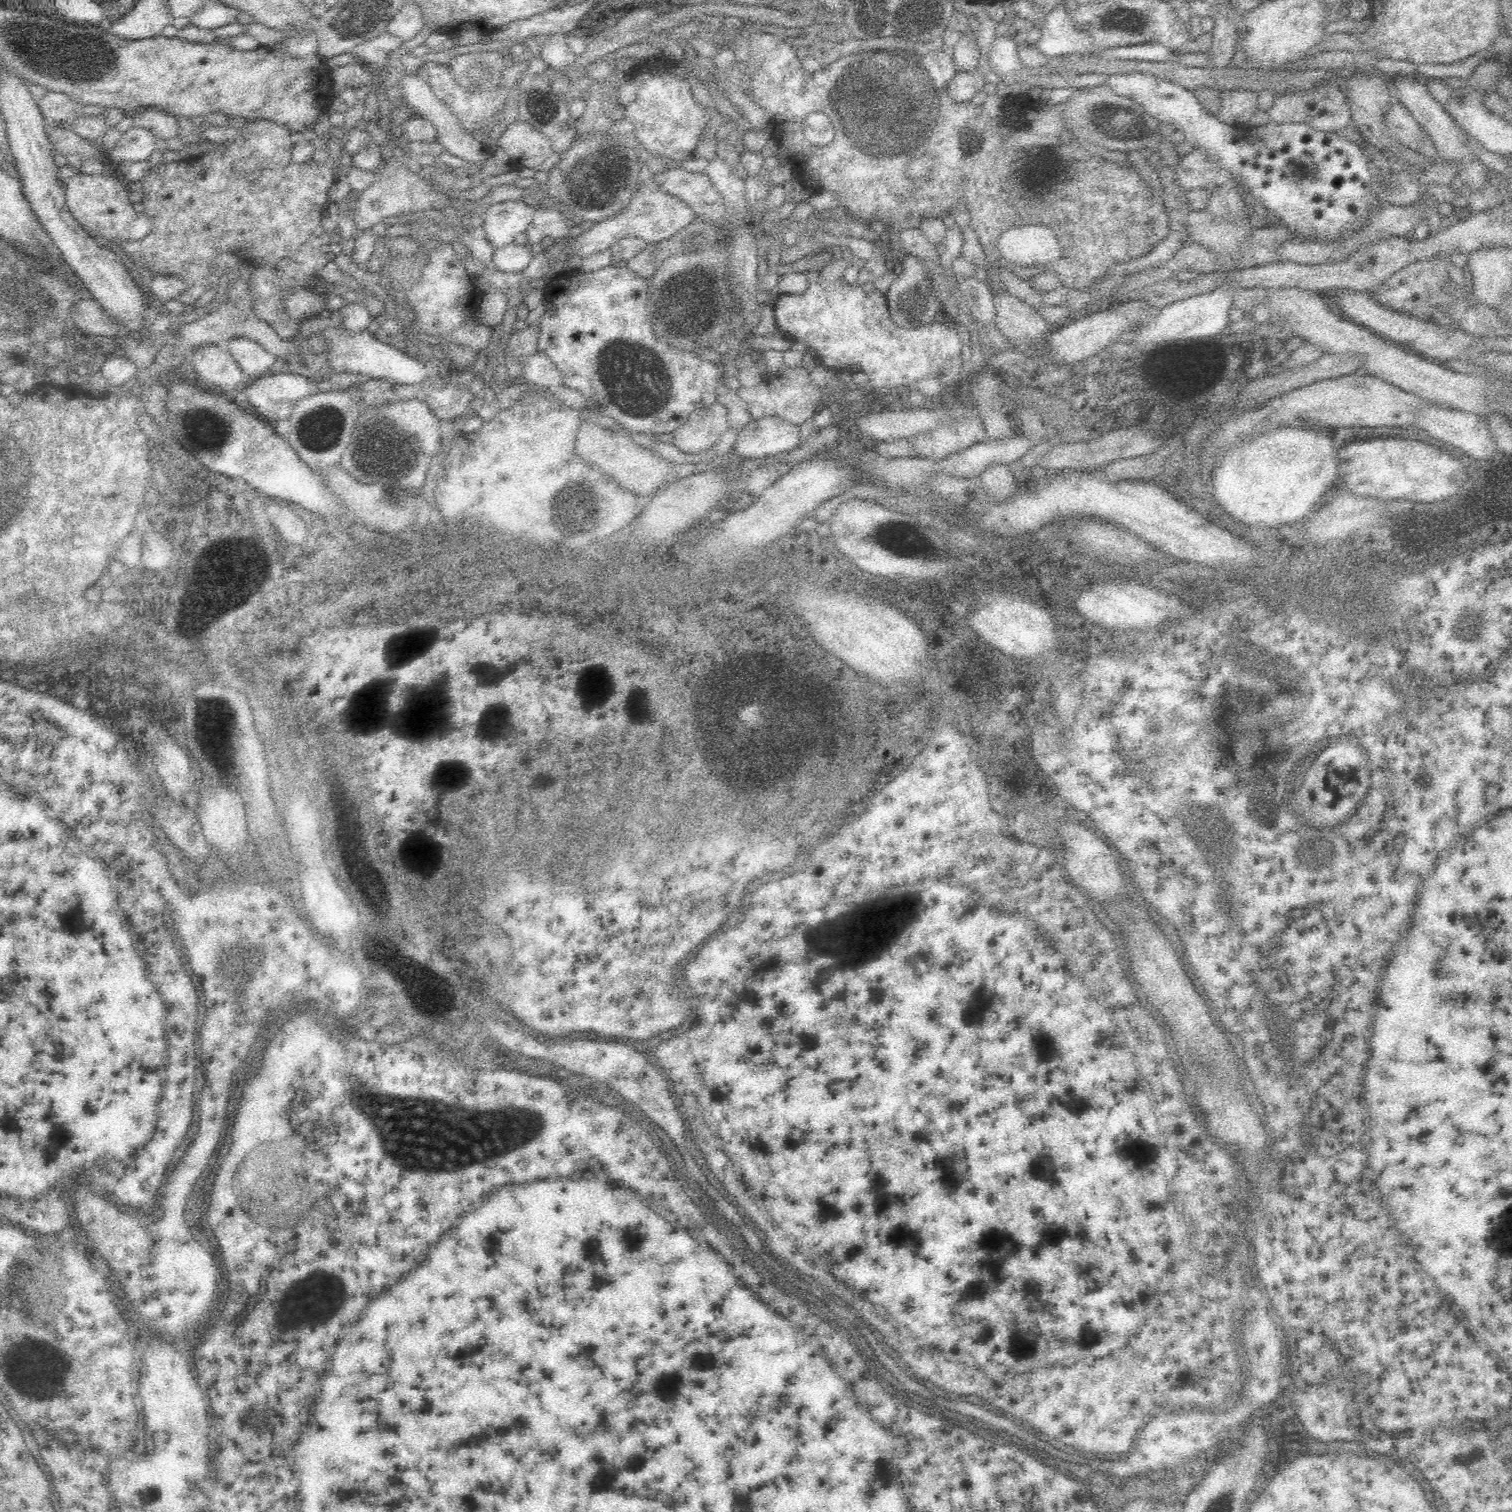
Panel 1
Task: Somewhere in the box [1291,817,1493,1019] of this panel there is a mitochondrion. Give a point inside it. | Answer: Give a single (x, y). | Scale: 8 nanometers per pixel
(1459, 998)

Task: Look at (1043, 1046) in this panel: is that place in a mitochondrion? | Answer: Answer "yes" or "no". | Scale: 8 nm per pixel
yes

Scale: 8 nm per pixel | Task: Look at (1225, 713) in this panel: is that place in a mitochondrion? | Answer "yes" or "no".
no

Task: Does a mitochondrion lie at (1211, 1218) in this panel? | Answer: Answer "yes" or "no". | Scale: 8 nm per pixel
no

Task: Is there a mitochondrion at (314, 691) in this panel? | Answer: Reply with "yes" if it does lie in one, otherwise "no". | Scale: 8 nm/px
no

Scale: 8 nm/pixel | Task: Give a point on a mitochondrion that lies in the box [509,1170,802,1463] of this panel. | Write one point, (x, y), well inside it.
(663, 1388)

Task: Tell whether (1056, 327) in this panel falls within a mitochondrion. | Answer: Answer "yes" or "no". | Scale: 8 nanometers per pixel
no

